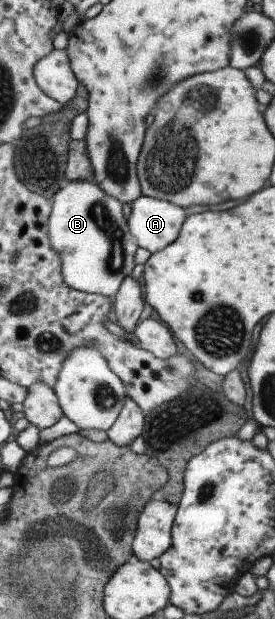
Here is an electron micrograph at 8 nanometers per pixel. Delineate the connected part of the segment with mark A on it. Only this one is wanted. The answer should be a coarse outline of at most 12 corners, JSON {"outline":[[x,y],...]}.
{"outline":[[142,195],[129,224],[150,253],[175,242],[179,205]]}

